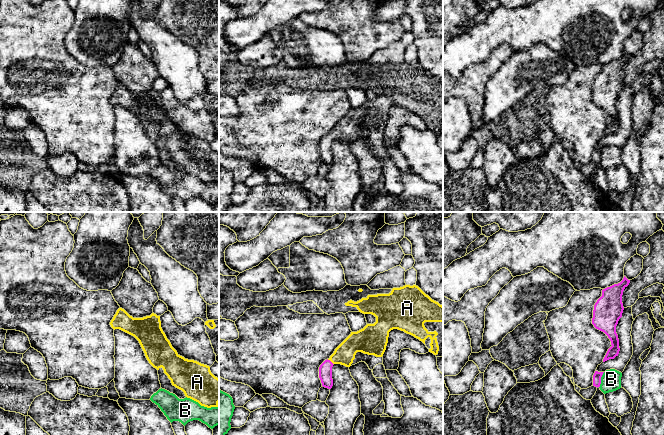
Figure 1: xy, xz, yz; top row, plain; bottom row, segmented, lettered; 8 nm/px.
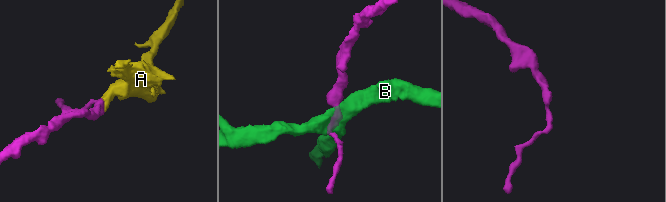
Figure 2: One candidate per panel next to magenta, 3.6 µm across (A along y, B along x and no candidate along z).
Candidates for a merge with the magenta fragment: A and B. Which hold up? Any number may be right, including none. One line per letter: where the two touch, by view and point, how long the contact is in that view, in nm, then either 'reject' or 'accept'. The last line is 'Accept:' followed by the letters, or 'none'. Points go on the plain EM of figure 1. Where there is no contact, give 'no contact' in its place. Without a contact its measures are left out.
A: meets magenta in xz at (330, 137); contact 70 nm long; accept
B: meets magenta in yz at (600, 156); contact 130 nm long; reject
Accept: A

